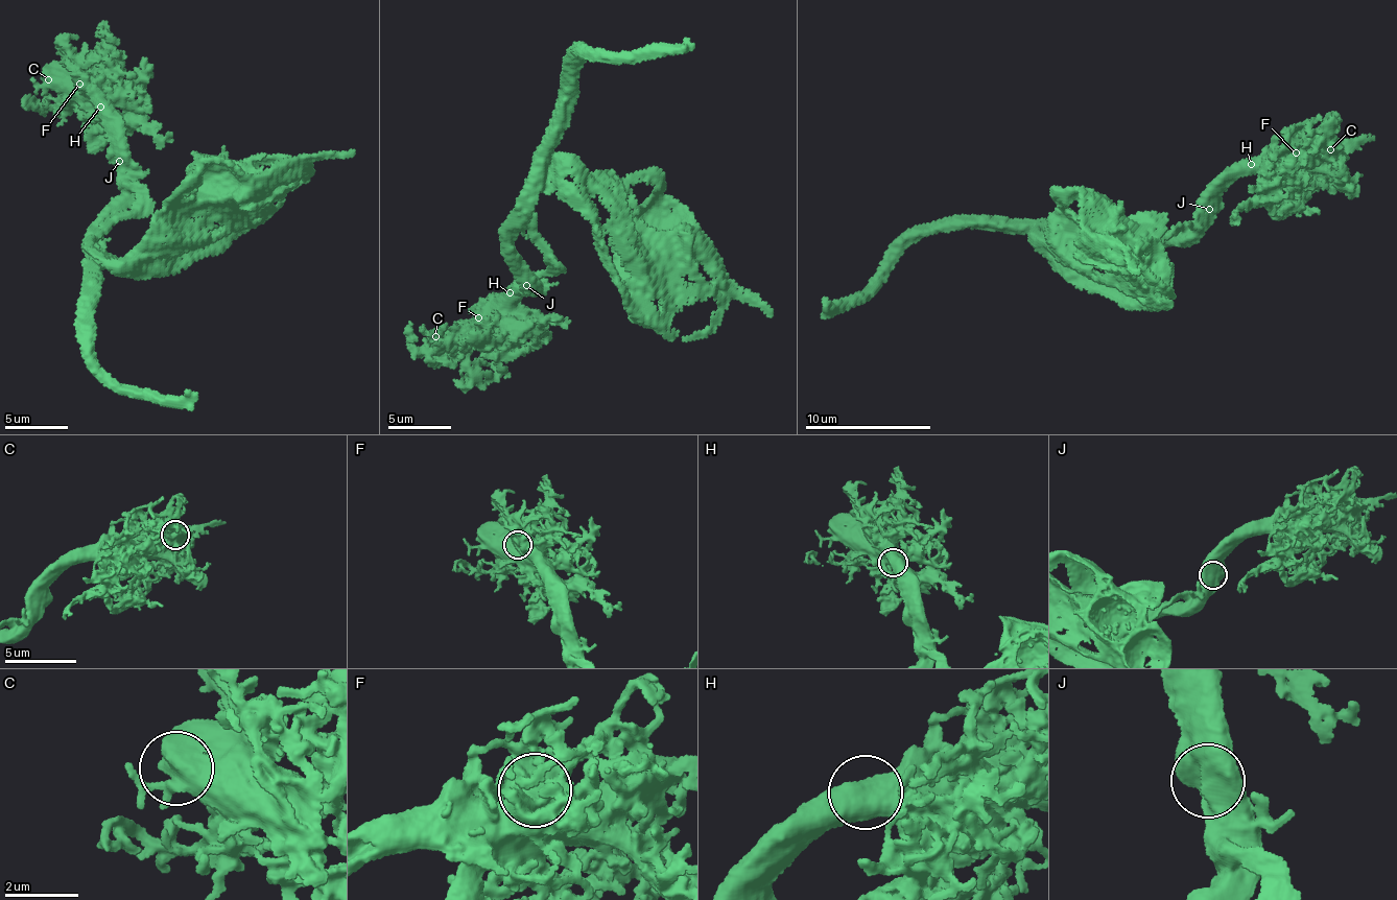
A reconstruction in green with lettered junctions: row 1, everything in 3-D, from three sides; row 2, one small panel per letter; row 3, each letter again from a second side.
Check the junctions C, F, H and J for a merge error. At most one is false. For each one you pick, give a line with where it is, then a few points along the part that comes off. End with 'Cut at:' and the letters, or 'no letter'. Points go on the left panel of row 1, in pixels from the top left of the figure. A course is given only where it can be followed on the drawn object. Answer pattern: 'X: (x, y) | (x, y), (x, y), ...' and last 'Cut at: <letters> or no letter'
Cut at: no letter

